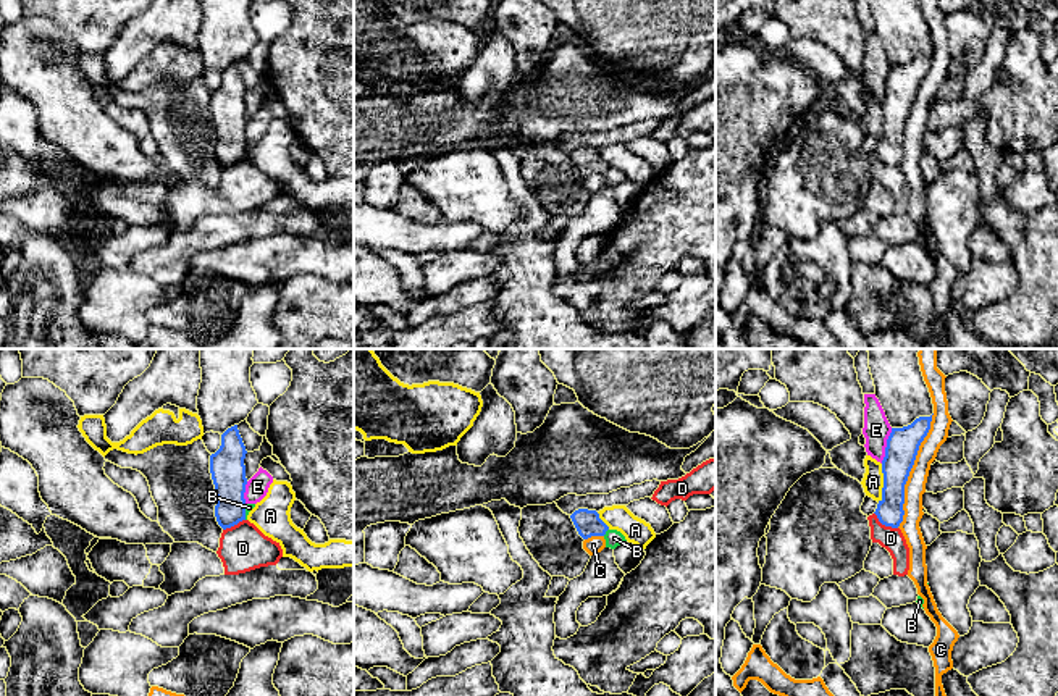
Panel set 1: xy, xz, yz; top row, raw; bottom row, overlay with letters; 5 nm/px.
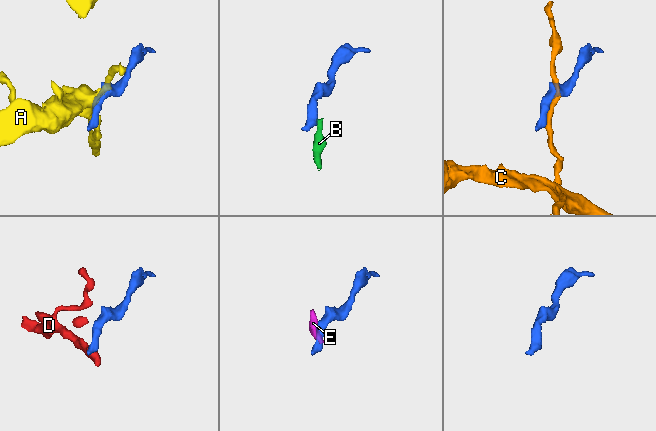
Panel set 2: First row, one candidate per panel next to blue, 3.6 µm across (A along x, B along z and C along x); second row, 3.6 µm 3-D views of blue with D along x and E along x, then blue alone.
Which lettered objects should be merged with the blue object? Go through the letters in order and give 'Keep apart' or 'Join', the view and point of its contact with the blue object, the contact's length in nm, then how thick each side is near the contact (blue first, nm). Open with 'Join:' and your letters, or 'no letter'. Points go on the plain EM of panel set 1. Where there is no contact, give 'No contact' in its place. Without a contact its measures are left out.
Join: no letter
A: Keep apart. Touches blue at yz (884, 121). Shared border 190 nm. Thickness 160 nm (blue) against 110 nm
B: Keep apart. Touches blue at xz (606, 168). Shared border 50 nm. Thickness 130 nm (blue) against 90 nm
C: Keep apart. Touches blue at yz (910, 109). Shared border 600 nm. Thickness 160 nm (blue) against 100 nm
D: Keep apart. Touches blue at yz (884, 162). Shared border 150 nm. Thickness 130 nm (blue) against 110 nm
E: Keep apart. Touches blue at yz (887, 84). Shared border 190 nm. Thickness 160 nm (blue) against 130 nm

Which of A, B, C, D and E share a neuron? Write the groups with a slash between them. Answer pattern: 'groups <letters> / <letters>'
groups A / B E / C / D

